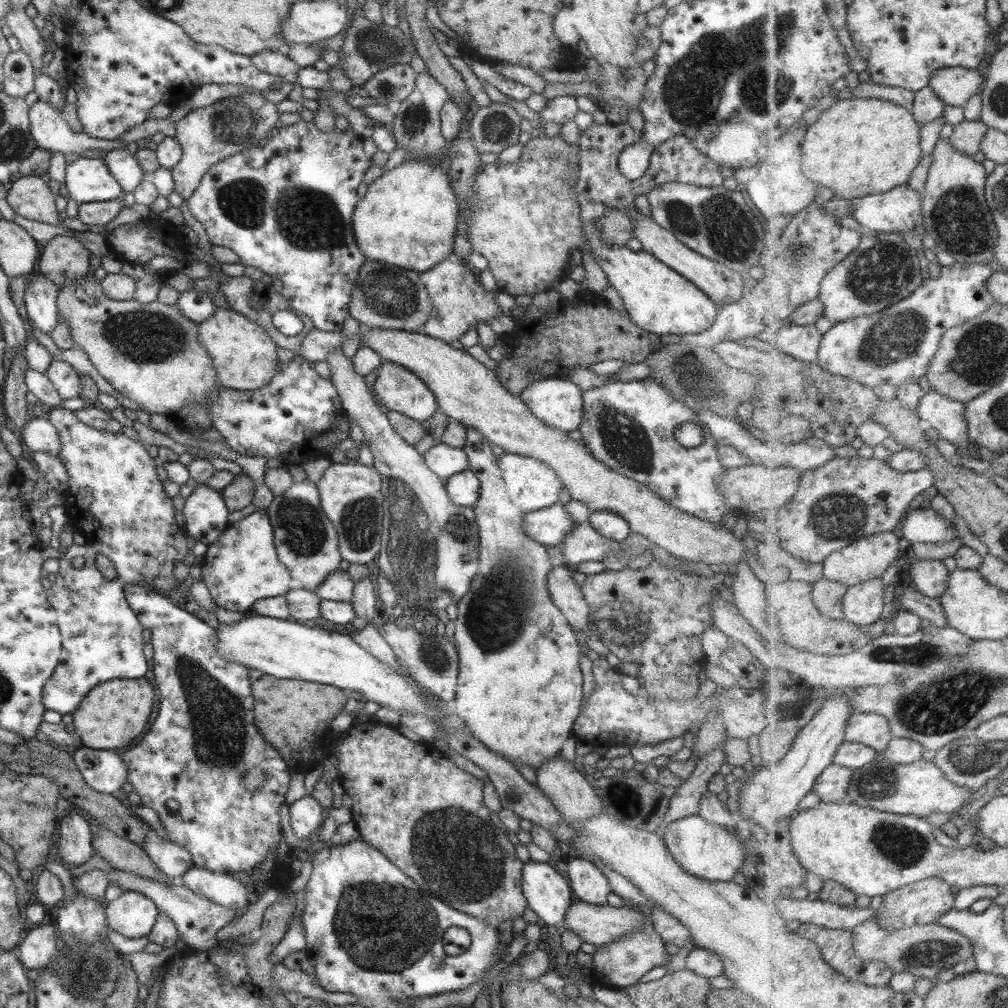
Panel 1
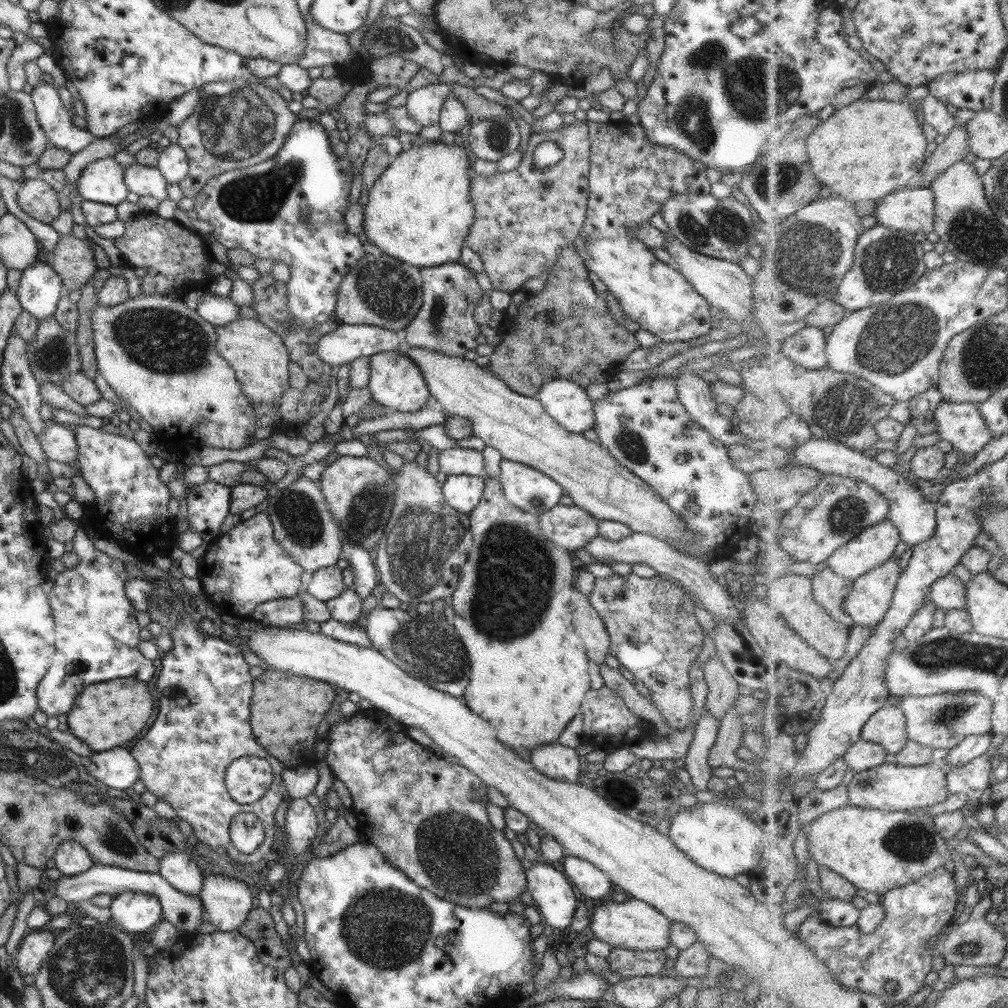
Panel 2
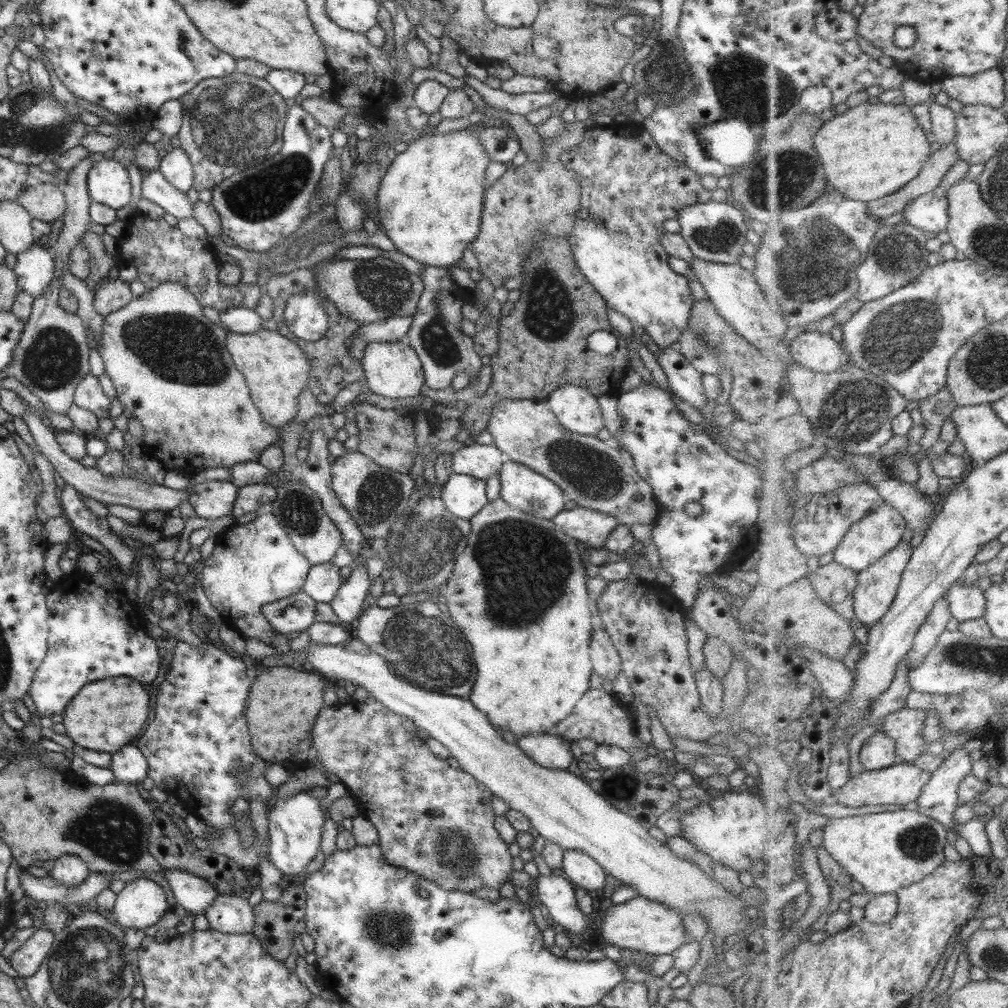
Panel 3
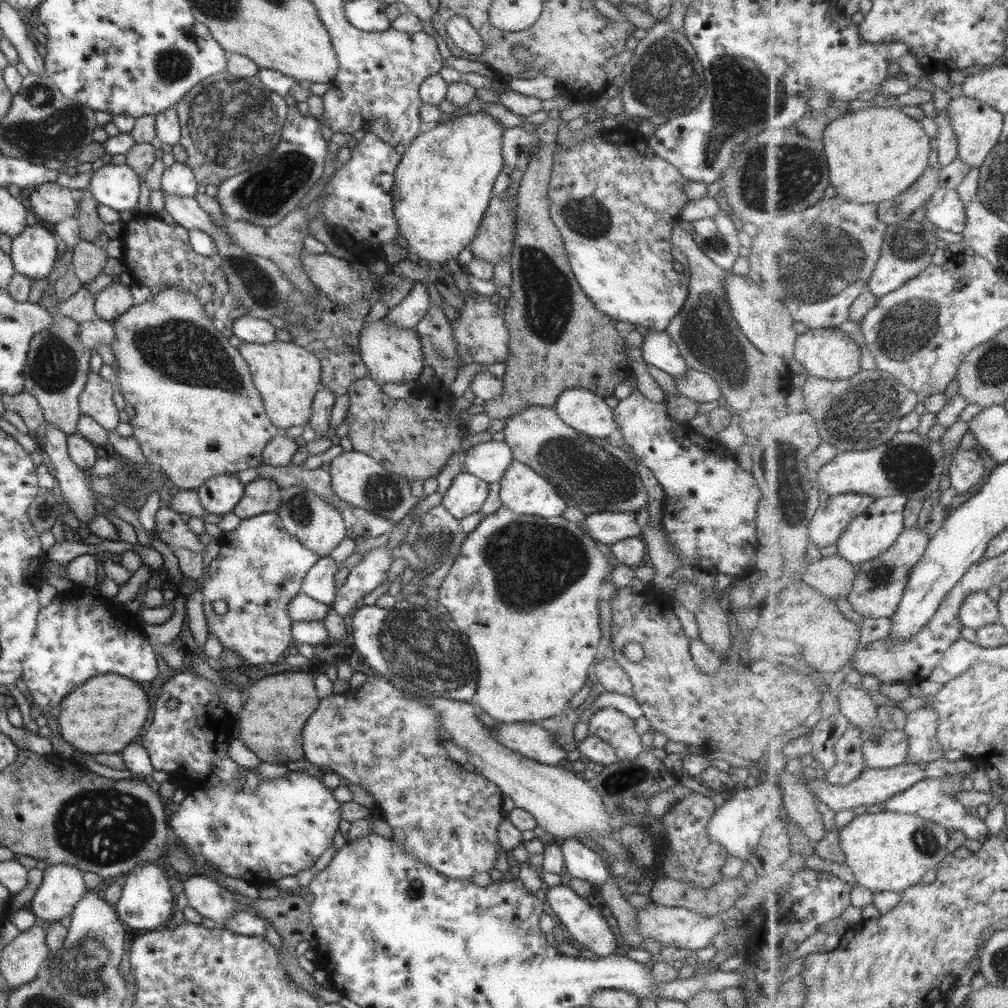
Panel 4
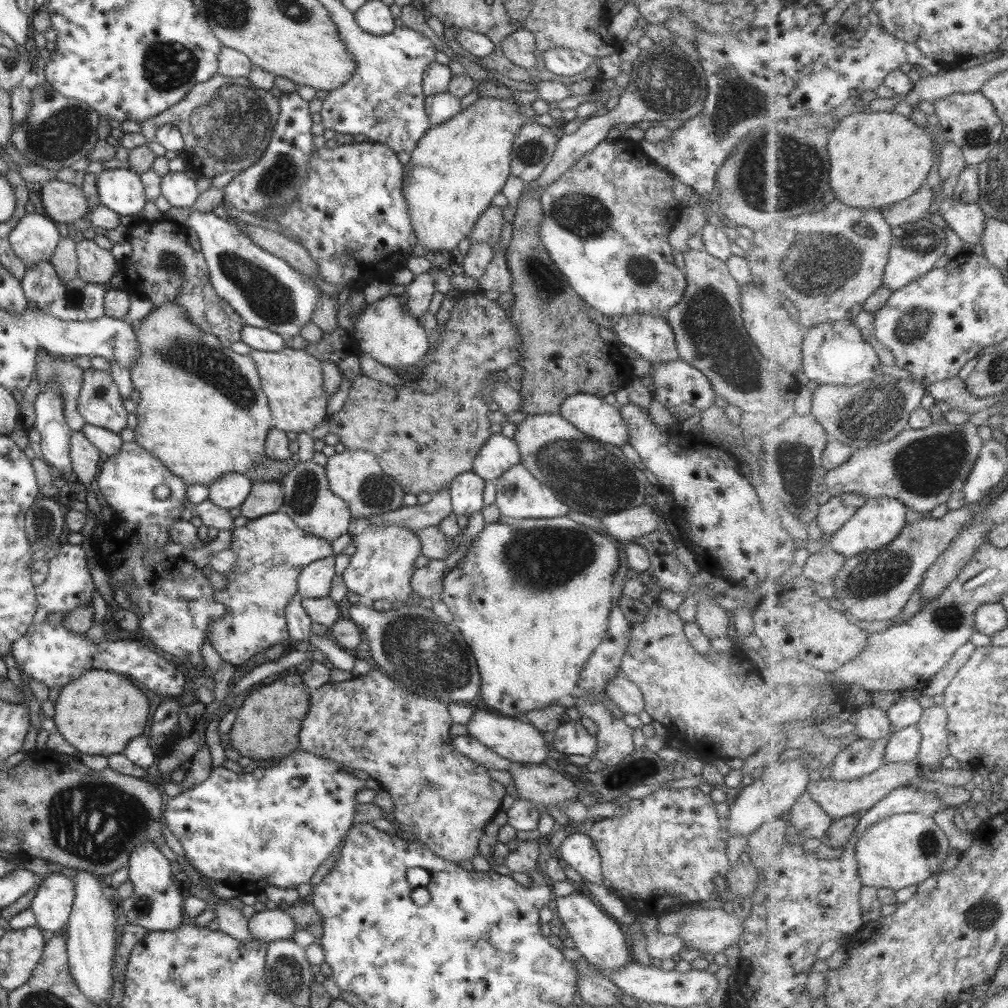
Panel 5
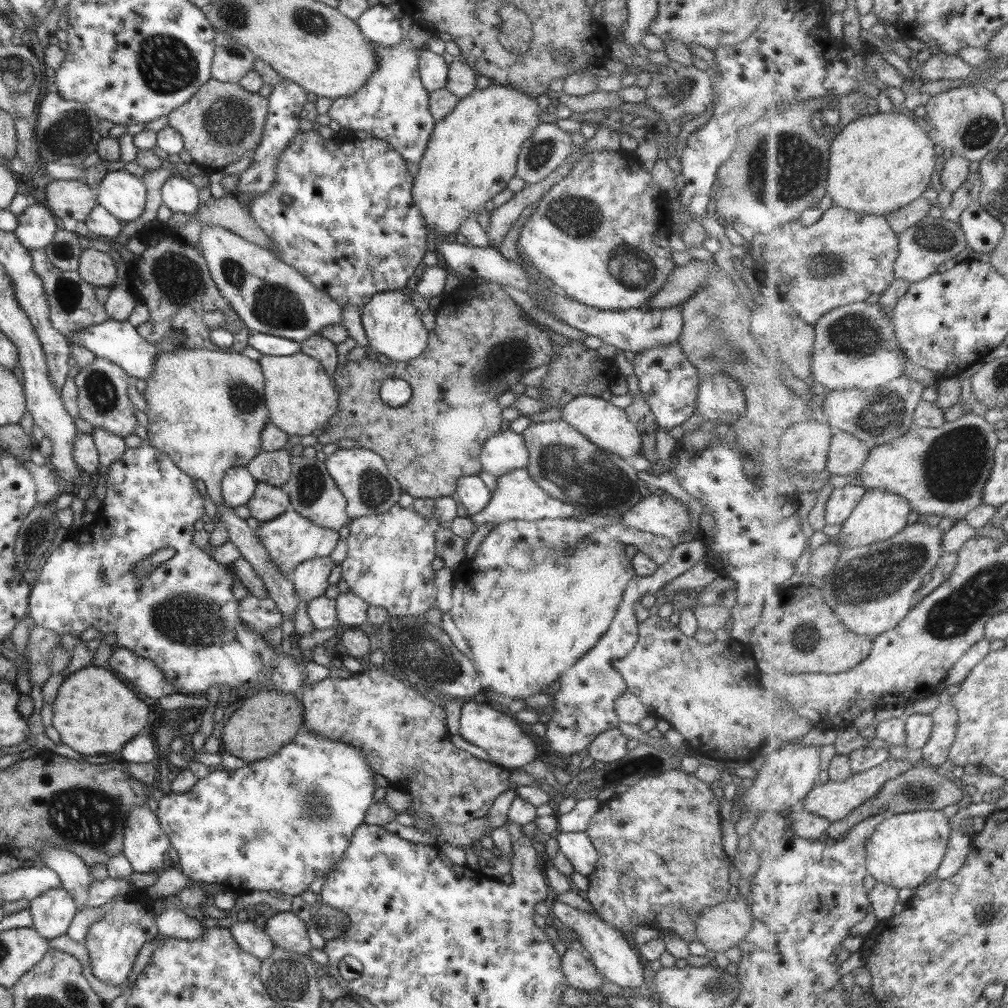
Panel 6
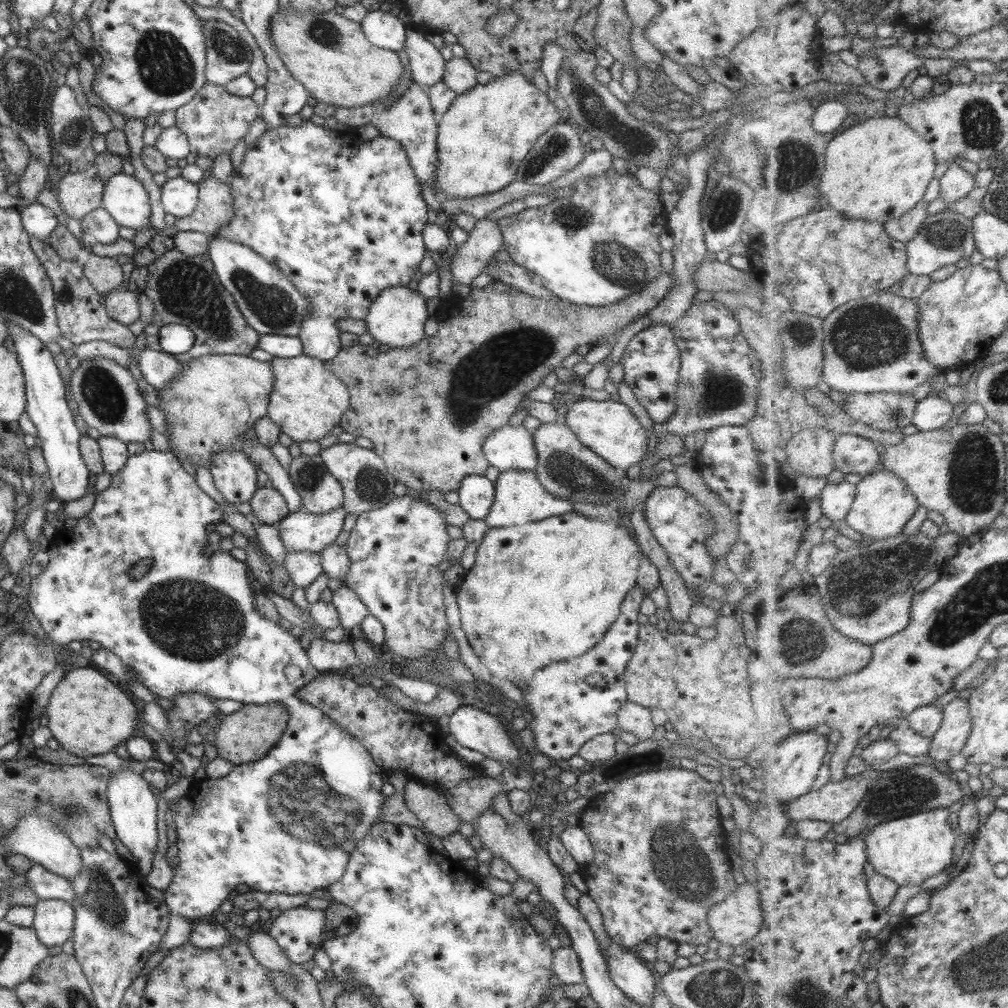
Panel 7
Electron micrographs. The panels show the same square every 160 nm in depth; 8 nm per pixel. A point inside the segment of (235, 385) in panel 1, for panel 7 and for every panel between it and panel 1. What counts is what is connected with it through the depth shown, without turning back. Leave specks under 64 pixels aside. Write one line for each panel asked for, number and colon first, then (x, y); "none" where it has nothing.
2: (256, 355)
3: (274, 369)
4: (286, 376)
5: (291, 379)
6: (299, 396)
7: (305, 401)

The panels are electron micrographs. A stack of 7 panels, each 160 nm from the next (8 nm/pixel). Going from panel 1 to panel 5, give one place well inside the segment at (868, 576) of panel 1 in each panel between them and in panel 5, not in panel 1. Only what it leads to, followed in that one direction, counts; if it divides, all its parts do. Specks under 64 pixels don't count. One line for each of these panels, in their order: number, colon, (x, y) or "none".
2: (875, 546)
3: (871, 539)
4: (874, 532)
5: (881, 520)

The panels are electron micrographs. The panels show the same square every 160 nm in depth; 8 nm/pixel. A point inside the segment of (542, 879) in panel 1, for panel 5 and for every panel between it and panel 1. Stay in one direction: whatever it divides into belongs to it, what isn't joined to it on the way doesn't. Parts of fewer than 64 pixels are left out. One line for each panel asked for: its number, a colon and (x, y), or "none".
2: (553, 898)
3: (554, 891)
4: (587, 926)
5: (598, 937)

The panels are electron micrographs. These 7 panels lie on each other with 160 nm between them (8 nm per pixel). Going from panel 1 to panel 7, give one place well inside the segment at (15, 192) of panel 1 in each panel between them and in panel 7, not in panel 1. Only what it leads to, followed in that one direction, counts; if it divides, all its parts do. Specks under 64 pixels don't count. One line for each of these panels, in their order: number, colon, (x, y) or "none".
2: (34, 197)
3: (41, 201)
4: (50, 203)
5: (63, 203)
6: (65, 198)
7: (76, 196)

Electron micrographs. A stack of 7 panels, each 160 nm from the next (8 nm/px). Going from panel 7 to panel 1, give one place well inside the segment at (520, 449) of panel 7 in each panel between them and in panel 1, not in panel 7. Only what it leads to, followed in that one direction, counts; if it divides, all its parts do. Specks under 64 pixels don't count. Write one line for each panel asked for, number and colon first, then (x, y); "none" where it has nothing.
1: (442, 460)
2: (455, 461)
3: (479, 461)
4: (488, 460)
5: (498, 453)
6: (504, 451)

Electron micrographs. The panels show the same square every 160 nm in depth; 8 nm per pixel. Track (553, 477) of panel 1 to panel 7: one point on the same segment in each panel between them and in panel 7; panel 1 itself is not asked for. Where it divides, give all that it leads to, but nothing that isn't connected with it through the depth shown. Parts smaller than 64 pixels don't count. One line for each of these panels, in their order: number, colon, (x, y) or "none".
2: (526, 488)
3: (521, 488)
4: (522, 490)
5: (519, 494)
6: (516, 497)
7: (518, 498)

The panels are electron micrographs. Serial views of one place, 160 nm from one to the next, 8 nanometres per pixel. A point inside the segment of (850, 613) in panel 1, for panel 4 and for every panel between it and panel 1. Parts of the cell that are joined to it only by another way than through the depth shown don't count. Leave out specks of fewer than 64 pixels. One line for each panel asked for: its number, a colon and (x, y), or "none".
2: (872, 596)
3: (878, 586)
4: (880, 584)

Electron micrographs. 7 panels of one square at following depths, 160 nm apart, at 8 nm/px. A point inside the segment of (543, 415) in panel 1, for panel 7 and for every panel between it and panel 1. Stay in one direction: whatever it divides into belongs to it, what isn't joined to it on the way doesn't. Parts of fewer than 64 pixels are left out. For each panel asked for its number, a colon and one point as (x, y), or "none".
2: (565, 402)
3: (575, 409)
4: (584, 412)
5: (589, 414)
6: (604, 425)
7: (608, 428)

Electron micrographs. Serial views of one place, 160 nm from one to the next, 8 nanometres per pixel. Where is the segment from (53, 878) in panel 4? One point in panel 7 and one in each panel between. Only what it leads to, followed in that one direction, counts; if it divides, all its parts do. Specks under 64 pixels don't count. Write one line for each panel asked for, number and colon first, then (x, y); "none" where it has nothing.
5: (51, 904)
6: (51, 912)
7: (52, 921)

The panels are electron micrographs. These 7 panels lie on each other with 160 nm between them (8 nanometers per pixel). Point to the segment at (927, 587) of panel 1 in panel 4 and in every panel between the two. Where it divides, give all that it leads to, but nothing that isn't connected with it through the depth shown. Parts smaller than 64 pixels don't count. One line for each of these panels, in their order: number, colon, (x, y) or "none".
2: (948, 592)
3: (967, 603)
4: (979, 610)

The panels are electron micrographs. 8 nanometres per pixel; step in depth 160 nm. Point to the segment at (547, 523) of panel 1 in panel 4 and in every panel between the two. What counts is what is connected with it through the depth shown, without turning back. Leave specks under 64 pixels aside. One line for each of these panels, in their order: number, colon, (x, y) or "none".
2: (568, 527)
3: (584, 525)
4: (606, 527)

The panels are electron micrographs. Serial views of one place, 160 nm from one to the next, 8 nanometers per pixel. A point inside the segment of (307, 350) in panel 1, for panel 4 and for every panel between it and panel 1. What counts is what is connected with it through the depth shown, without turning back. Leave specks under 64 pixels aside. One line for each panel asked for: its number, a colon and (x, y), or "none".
2: (347, 342)
3: (393, 329)
4: (406, 314)

